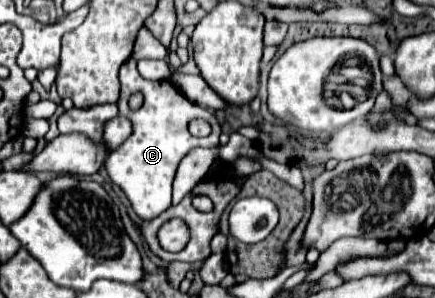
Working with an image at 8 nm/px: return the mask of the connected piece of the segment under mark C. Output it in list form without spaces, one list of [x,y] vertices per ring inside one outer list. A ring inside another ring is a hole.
[[[130,58],[120,68],[120,84],[122,84],[122,92],[120,92],[118,108],[120,108],[122,116],[128,116],[132,120],[134,134],[124,144],[120,144],[116,150],[110,152],[104,166],[106,166],[106,172],[112,180],[112,184],[116,184],[130,200],[134,212],[142,220],[152,220],[172,206],[172,180],[174,180],[180,160],[192,148],[218,146],[218,136],[222,133],[221,126],[212,112],[208,112],[206,108],[202,108],[198,104],[192,104],[170,82],[144,80],[136,70],[134,58]],[[136,92],[140,92],[144,96],[144,102],[138,110],[130,110],[128,102],[130,102],[130,96]],[[197,118],[204,118],[210,122],[212,134],[208,138],[194,138],[188,132],[188,122]]]

